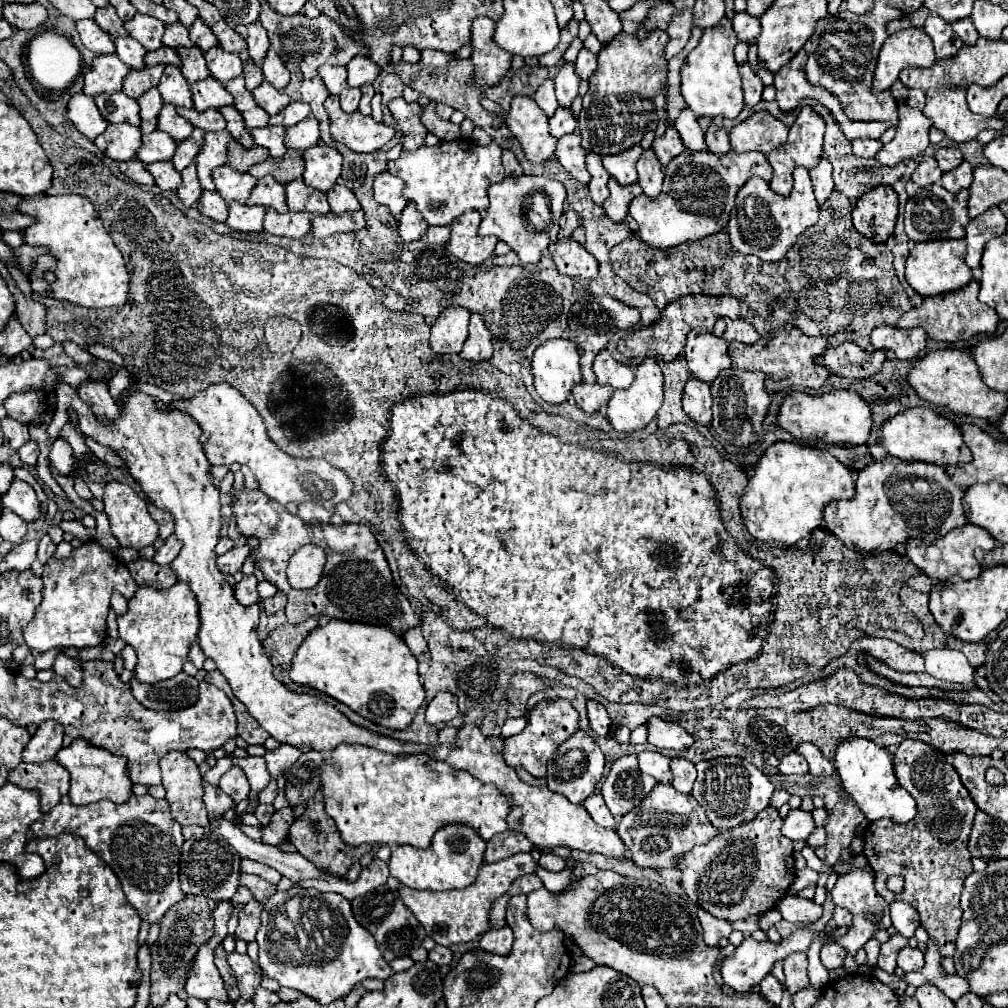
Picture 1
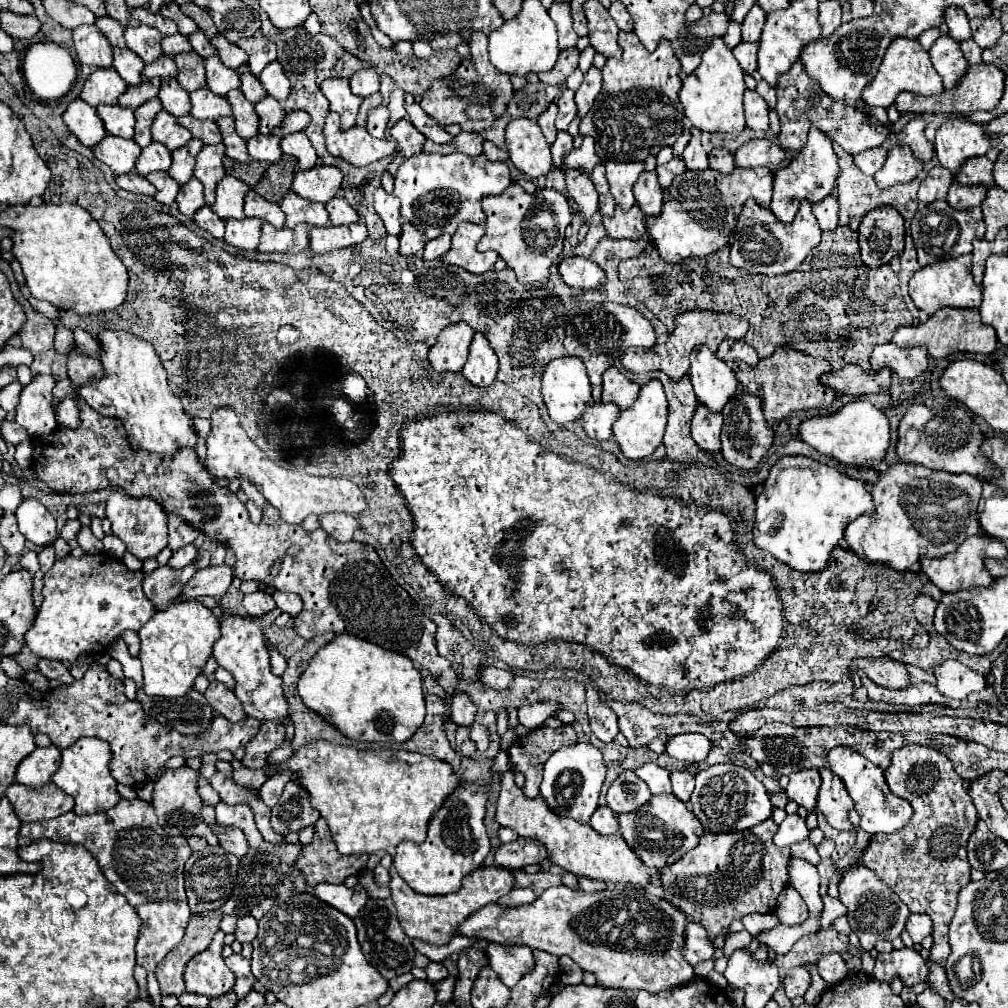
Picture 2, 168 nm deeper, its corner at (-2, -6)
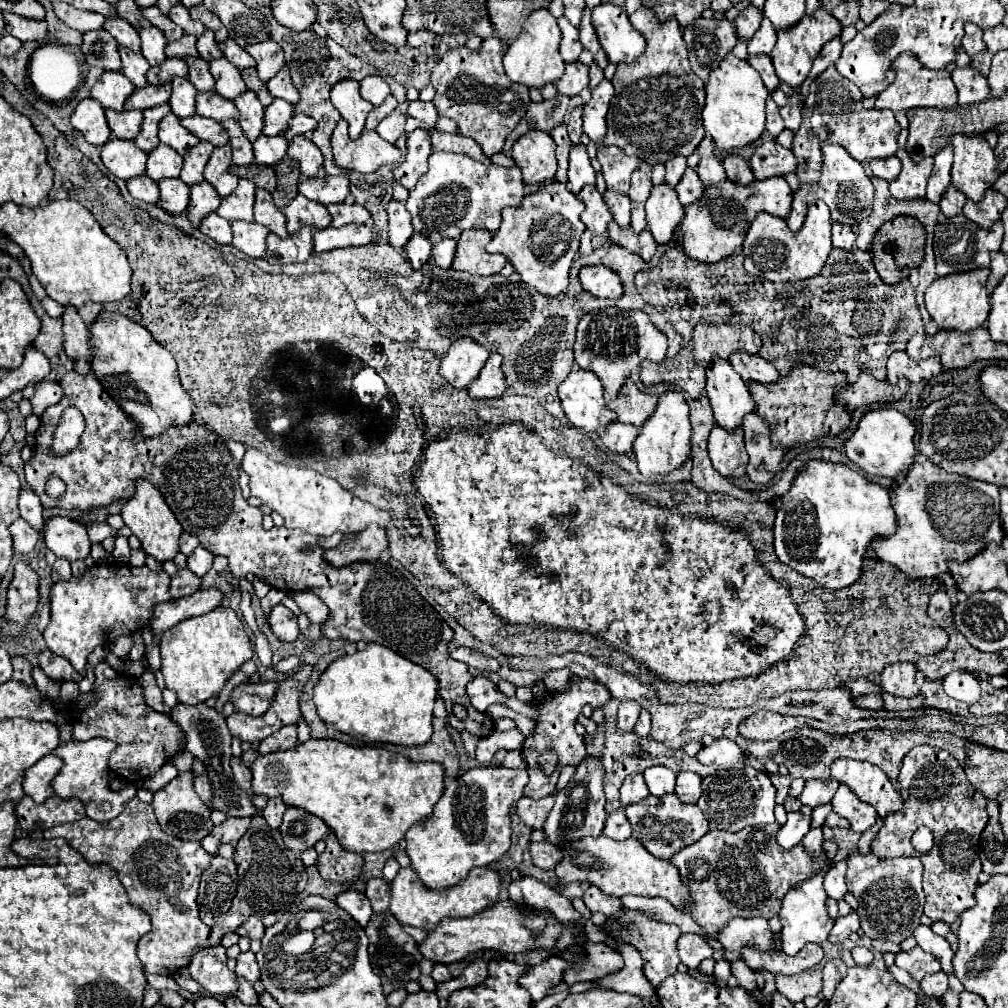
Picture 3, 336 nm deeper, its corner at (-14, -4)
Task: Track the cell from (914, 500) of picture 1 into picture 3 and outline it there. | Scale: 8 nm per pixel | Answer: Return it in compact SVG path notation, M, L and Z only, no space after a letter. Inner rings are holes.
M930 460L926 462L916 462L914 468L910 468L906 482L898 484L894 488L896 498L894 498L894 512L898 516L898 528L894 532L894 536L886 538L886 540L874 540L872 550L874 554L884 560L894 564L896 568L900 568L906 576L910 578L938 578L940 574L948 572L948 562L956 560L956 562L966 562L970 558L974 558L978 552L982 552L988 542L996 542L1002 544L1004 538L1004 530L1000 524L1000 488L994 484L986 484L986 482L978 482L978 480L970 480L966 476L960 474L950 474L946 470L942 470L940 466L932 464Z

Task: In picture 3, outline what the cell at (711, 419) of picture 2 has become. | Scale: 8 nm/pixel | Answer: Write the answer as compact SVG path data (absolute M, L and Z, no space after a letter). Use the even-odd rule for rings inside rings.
M714 428L708 444L712 466L718 474L730 480L738 480L746 476L748 454L744 448L742 430L738 432L722 432L722 428Z

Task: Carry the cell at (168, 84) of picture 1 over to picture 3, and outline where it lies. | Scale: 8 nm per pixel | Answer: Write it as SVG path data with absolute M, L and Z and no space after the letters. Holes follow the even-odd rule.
M174 78L174 80L172 80L170 106L172 106L172 112L174 112L180 120L196 114L194 96L196 96L196 90L192 88L192 84L190 84L186 78Z

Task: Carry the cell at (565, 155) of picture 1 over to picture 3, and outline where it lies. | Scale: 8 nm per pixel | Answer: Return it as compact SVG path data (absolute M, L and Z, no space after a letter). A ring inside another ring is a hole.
M590 186L590 188L584 188L580 194L580 200L584 202L586 210L582 212L582 222L584 226L594 234L594 236L600 236L606 232L606 226L608 222L612 220L610 216L610 210L606 208L604 200L602 200L602 194L596 190L596 186Z

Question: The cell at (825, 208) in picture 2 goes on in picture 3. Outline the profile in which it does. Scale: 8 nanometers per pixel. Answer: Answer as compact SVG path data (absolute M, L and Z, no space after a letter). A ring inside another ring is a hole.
M832 224L832 242L834 242L834 248L850 252L854 248L854 240L856 240L856 234L848 226Z

